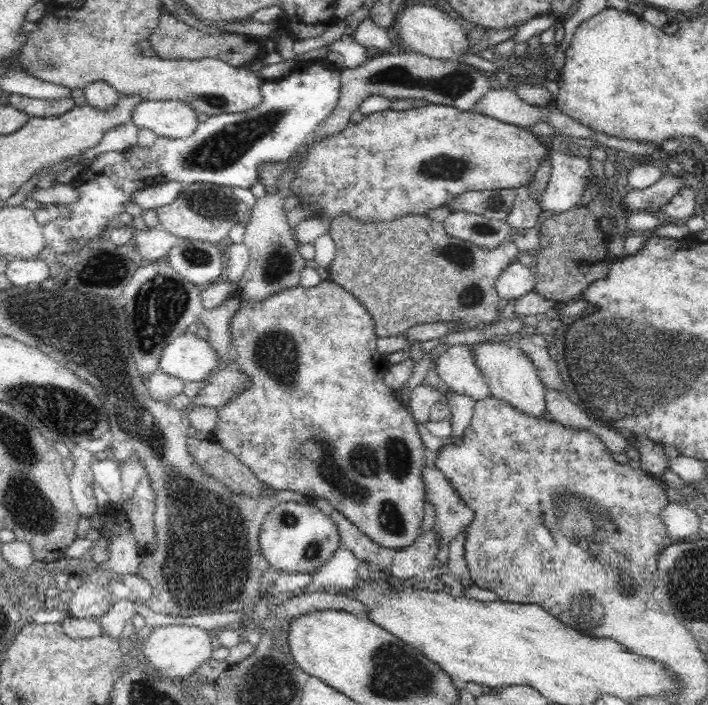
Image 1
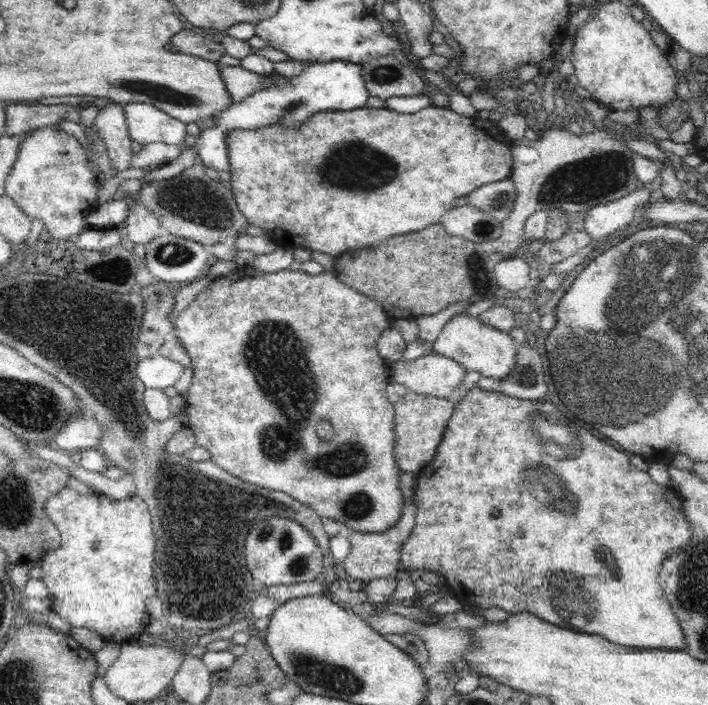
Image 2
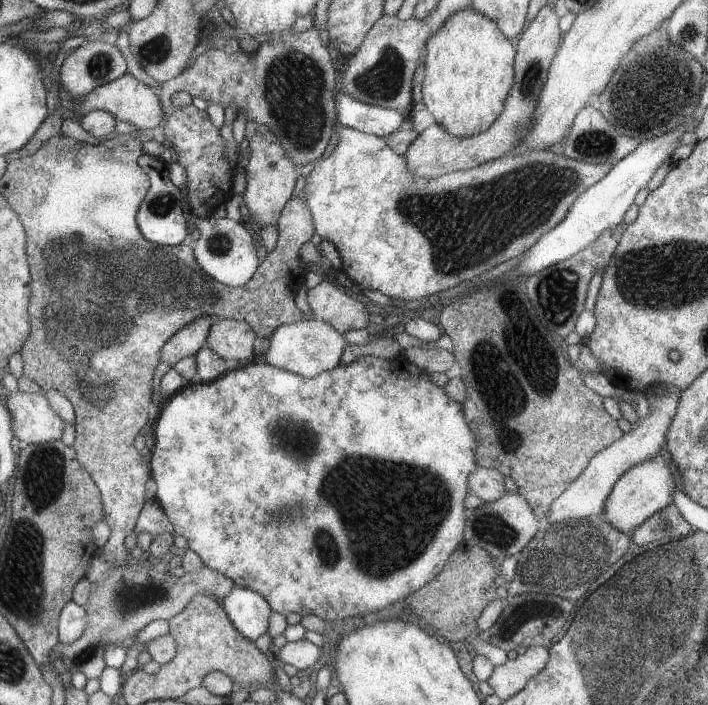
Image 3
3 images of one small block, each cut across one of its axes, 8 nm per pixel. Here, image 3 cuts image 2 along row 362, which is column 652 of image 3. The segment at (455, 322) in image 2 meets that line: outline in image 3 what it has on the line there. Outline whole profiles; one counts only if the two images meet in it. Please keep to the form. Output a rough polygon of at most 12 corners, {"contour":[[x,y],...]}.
{"contour":[[652,459],[617,478],[601,519],[622,533],[673,502],[667,464]]}

